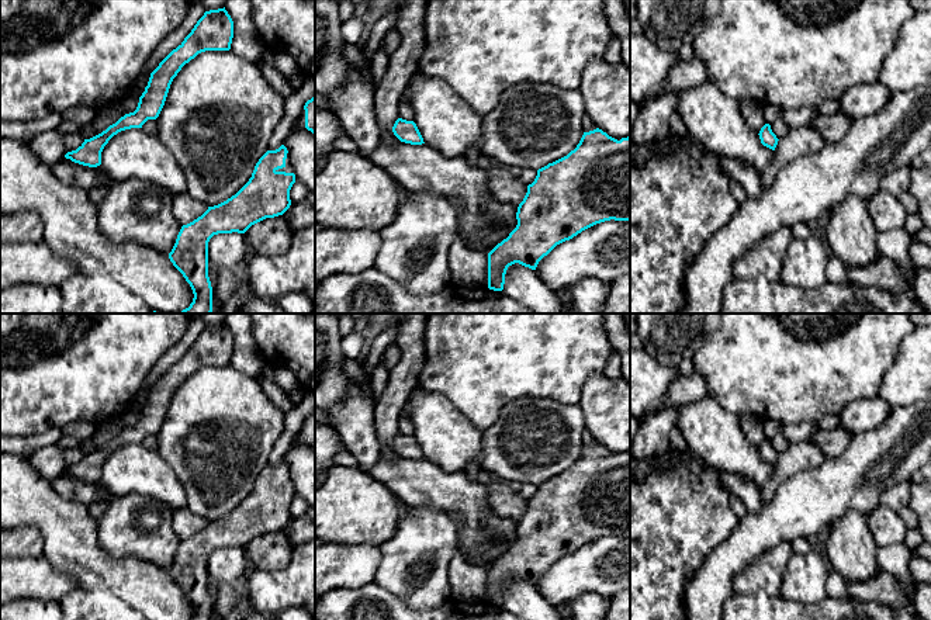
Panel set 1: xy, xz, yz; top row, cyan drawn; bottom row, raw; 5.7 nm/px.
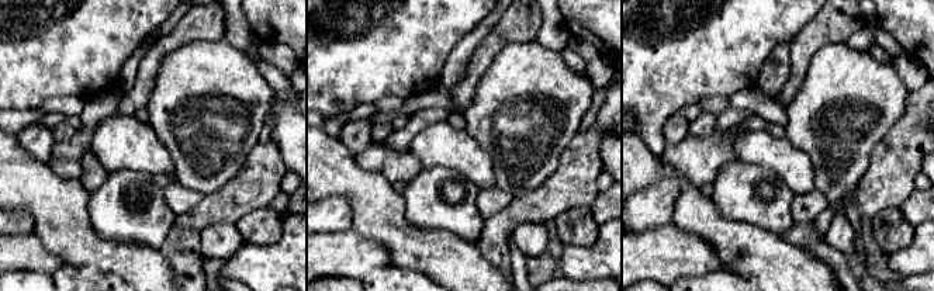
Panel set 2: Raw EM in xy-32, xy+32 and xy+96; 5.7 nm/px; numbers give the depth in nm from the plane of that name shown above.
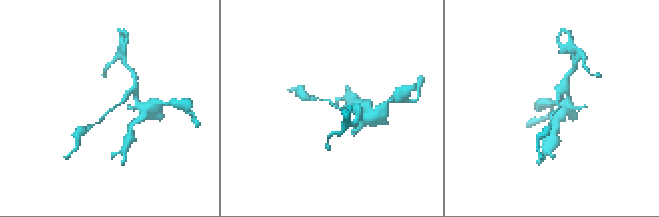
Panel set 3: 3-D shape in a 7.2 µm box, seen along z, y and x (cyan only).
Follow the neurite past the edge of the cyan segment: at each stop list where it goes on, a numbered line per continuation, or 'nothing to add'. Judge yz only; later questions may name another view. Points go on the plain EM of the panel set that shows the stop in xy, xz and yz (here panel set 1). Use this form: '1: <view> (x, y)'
nothing to add

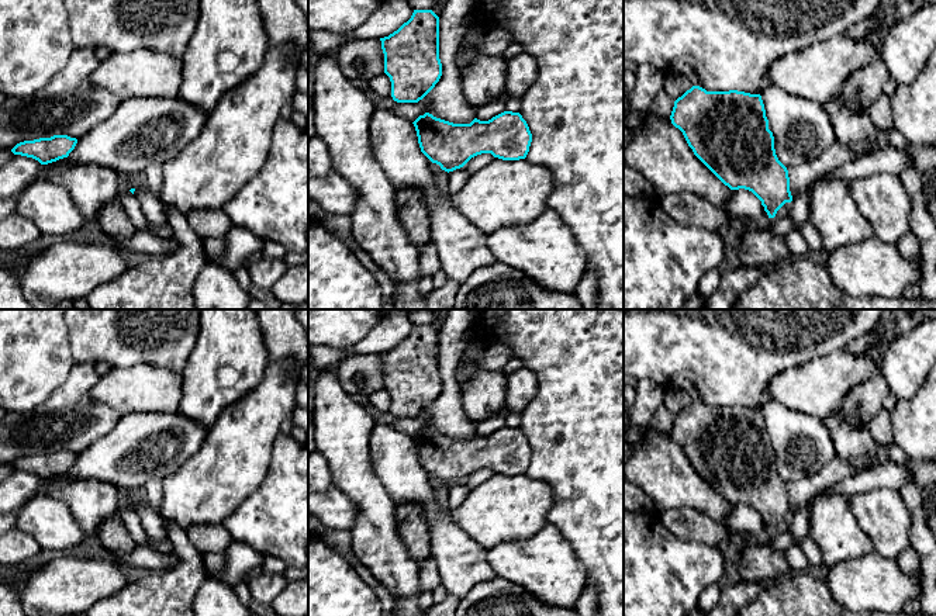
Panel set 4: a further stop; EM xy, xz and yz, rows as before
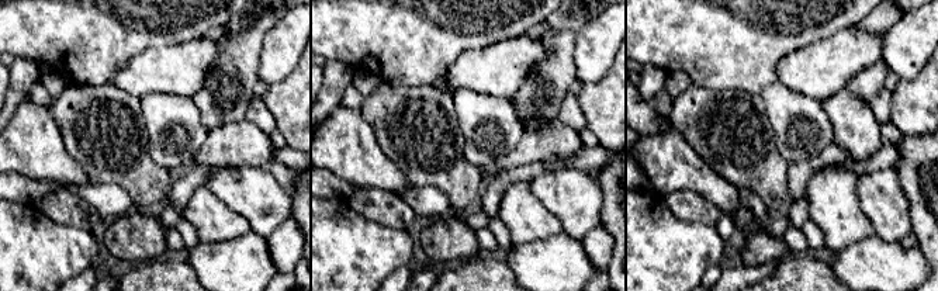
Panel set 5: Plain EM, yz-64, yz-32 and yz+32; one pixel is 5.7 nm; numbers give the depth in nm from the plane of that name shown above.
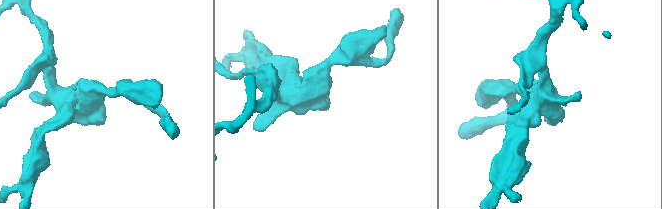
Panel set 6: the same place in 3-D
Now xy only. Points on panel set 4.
nothing to add

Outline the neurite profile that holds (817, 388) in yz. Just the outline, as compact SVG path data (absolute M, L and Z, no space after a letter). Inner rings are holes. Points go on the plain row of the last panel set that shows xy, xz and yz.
M842 349L778 373L767 391L770 401L823 421L853 387L874 374L875 363L864 353Z

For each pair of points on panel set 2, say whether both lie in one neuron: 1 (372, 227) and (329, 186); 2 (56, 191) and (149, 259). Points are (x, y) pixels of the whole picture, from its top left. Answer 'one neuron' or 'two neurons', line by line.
1: one neuron
2: one neuron

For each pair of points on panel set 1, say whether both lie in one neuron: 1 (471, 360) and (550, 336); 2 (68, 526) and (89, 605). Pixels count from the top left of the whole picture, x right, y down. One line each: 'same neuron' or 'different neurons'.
1: same neuron
2: different neurons

